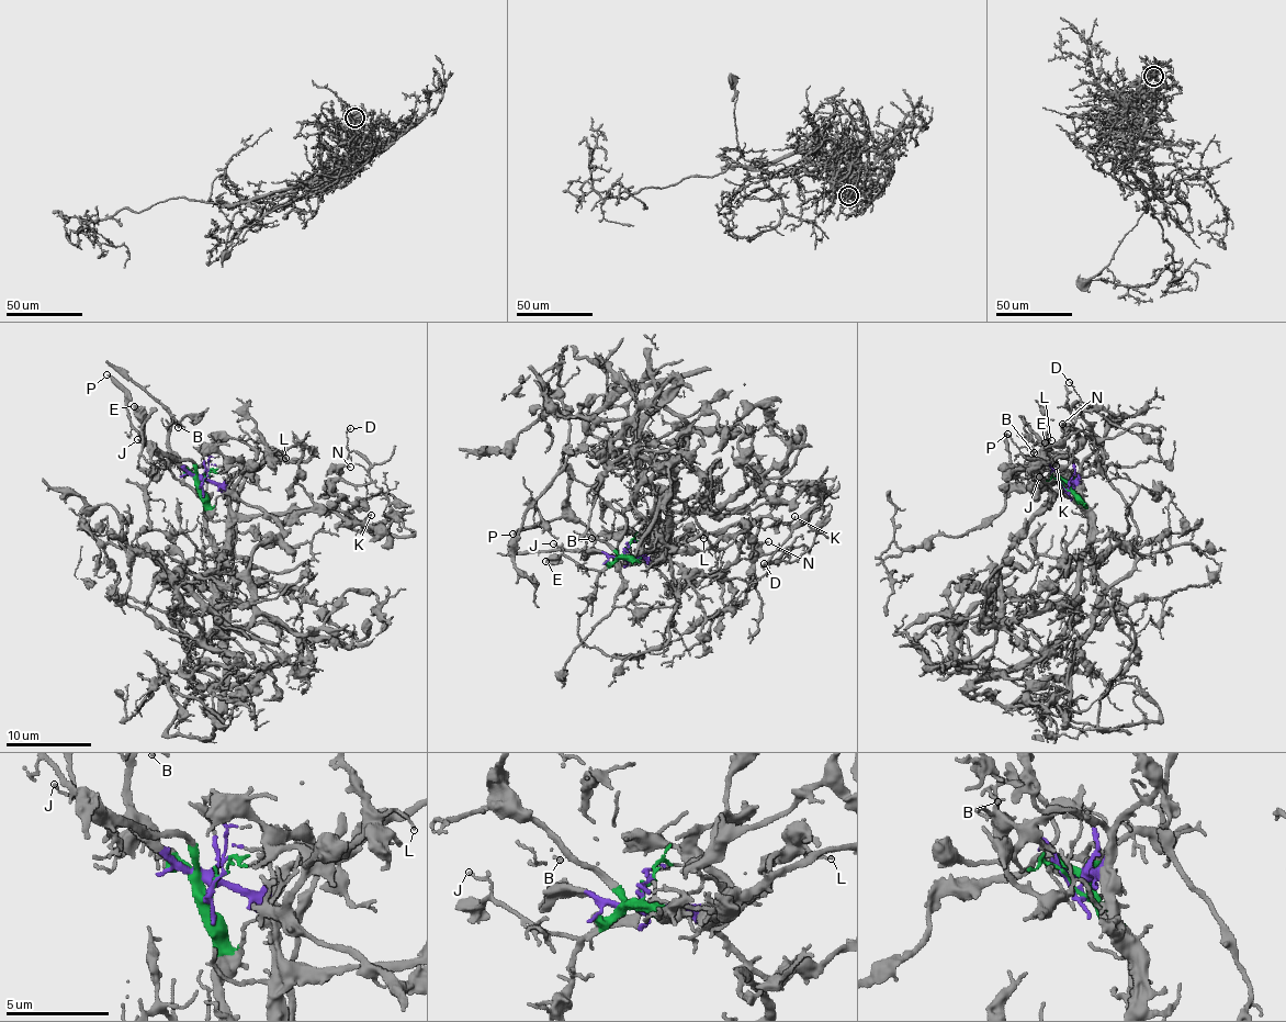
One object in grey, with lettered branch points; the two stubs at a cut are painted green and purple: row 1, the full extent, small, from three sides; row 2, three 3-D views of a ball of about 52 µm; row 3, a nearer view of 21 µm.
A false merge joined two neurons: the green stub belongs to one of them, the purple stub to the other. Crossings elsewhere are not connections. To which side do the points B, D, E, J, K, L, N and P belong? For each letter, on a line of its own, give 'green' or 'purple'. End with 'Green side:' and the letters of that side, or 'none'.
B: purple
D: purple
E: green
J: green
K: purple
L: purple
N: purple
P: green
Green side: E, J, P

